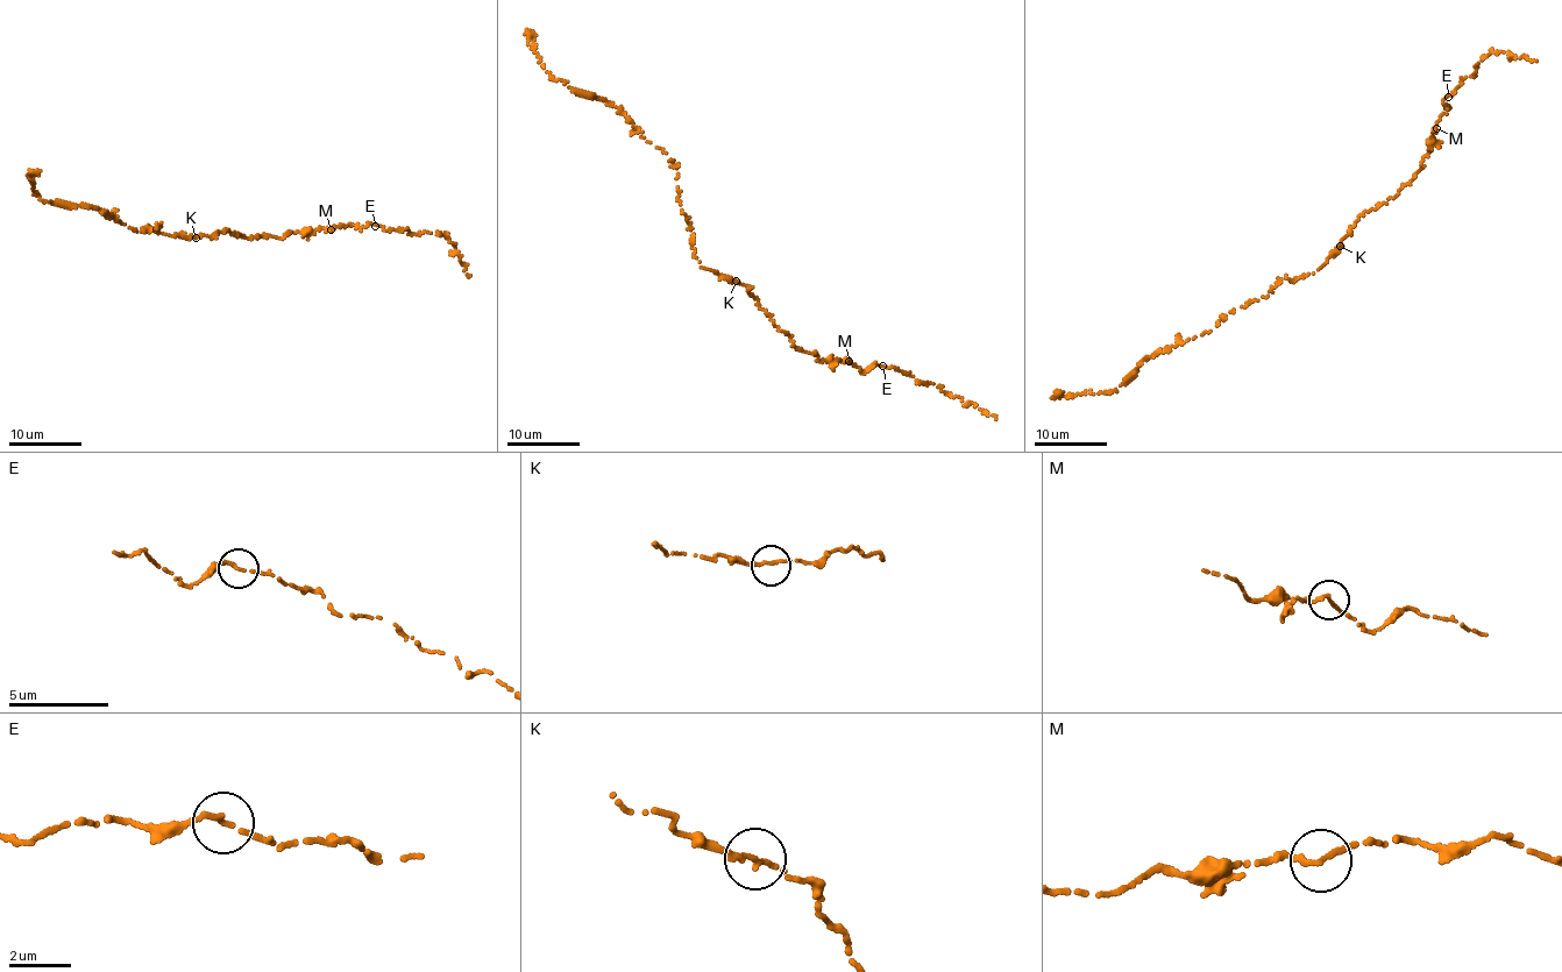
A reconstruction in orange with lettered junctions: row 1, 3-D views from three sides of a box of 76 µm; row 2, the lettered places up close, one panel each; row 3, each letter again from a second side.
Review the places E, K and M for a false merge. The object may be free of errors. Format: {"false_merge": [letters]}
{"false_merge": []}

